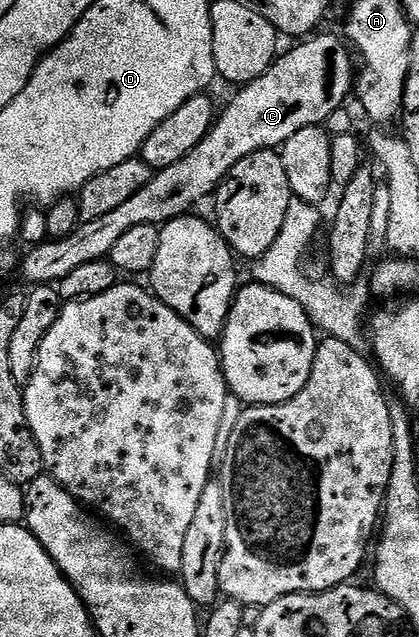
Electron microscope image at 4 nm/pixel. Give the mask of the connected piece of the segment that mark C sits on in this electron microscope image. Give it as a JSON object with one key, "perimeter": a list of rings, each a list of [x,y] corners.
{"perimeter":[[[325,31],[317,32],[315,35],[309,36],[307,39],[301,40],[299,43],[293,44],[296,45],[293,47],[289,53],[281,52],[277,56],[276,60],[272,62],[271,67],[269,67],[264,74],[258,79],[254,79],[249,85],[237,88],[236,93],[232,97],[232,102],[225,107],[219,110],[218,116],[215,118],[215,125],[212,126],[212,129],[209,131],[205,138],[202,139],[200,143],[188,155],[180,159],[176,163],[173,163],[166,167],[165,169],[158,169],[153,172],[150,183],[146,183],[146,187],[142,187],[142,191],[137,191],[127,203],[122,203],[122,207],[118,207],[114,211],[110,211],[106,215],[101,215],[98,219],[90,219],[89,221],[81,221],[77,225],[76,230],[73,231],[66,239],[58,239],[43,241],[41,245],[33,245],[27,250],[28,254],[25,257],[22,257],[22,260],[18,265],[19,276],[24,276],[29,286],[35,287],[37,285],[50,285],[53,283],[58,283],[66,275],[70,275],[70,271],[76,270],[78,267],[82,267],[86,263],[94,263],[95,261],[105,260],[112,252],[114,251],[114,243],[118,243],[118,239],[122,239],[122,235],[126,235],[126,231],[130,231],[130,227],[142,227],[143,225],[154,225],[157,227],[163,227],[168,221],[173,221],[179,217],[185,216],[189,212],[188,209],[191,205],[196,205],[199,203],[203,197],[211,198],[215,194],[216,190],[220,187],[220,182],[227,177],[229,171],[234,168],[242,159],[246,159],[246,155],[250,155],[254,151],[262,151],[263,149],[274,149],[279,150],[284,146],[287,141],[290,139],[290,135],[298,135],[298,131],[302,131],[306,127],[314,127],[315,125],[323,126],[327,122],[330,115],[334,115],[334,111],[338,111],[345,104],[344,100],[347,97],[350,97],[350,94],[354,89],[354,65],[352,69],[352,57],[354,61],[354,53],[351,48],[346,44],[345,38],[343,36],[335,37],[332,33],[324,33]]]}

